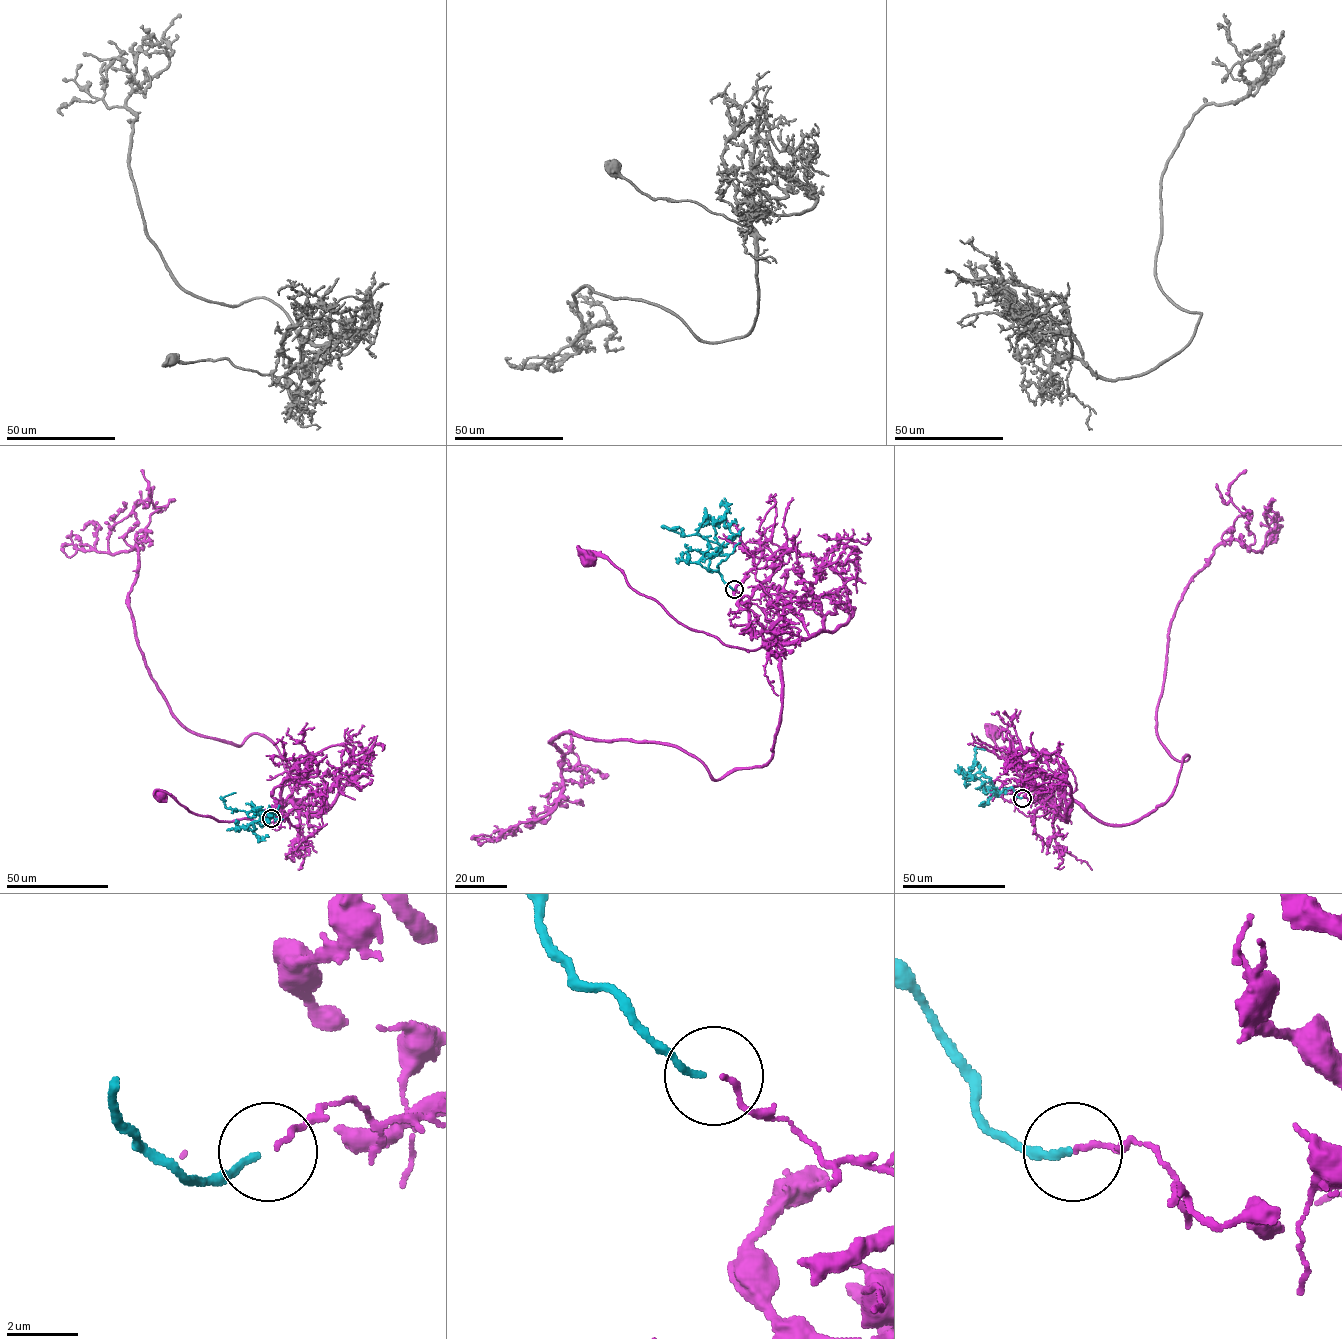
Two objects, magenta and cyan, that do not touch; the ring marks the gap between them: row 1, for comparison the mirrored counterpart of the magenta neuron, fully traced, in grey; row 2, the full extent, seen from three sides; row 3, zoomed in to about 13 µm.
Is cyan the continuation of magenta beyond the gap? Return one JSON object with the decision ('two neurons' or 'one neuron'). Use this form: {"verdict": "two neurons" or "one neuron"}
{"verdict": "one neuron"}

